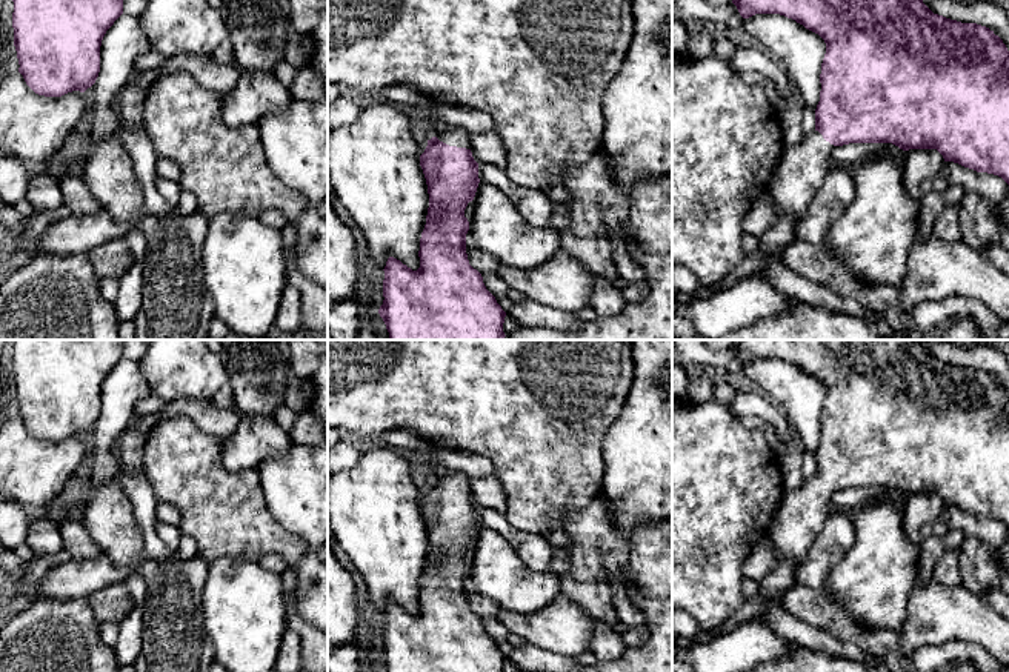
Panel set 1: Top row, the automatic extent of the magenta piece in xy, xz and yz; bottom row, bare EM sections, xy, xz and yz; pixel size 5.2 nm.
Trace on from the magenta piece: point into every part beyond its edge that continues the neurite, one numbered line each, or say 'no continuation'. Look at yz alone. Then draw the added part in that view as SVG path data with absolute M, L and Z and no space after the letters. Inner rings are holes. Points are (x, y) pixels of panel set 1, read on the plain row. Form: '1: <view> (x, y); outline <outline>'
1: yz (802, 515); outline M818 475L806 480L800 487L784 489L781 506L777 509L768 532L768 538L778 552L778 561L791 560L797 569L806 560L831 512L834 492Z

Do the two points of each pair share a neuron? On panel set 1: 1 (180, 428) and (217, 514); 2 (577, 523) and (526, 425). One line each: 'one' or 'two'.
1: one
2: two

